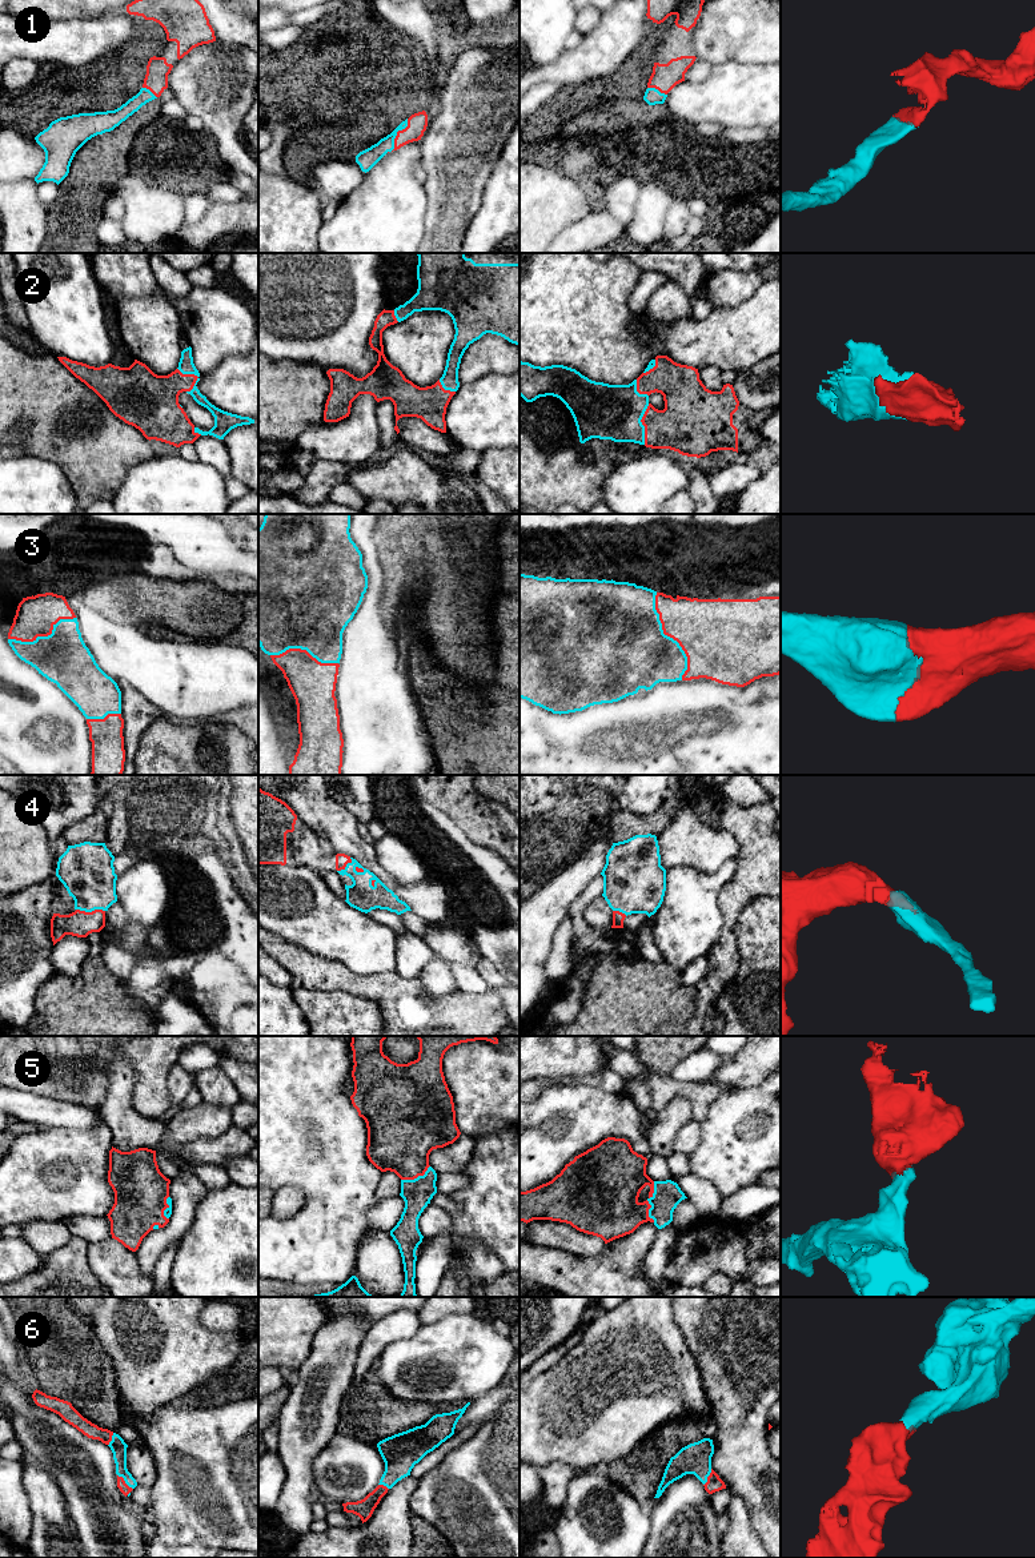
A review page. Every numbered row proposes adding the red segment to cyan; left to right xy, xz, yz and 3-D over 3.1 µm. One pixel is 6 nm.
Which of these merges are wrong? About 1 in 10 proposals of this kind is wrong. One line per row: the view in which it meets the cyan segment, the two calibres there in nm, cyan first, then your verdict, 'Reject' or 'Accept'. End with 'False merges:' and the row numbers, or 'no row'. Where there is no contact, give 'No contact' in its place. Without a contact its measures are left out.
1: Touches cyan in xz. Thickness 120 nm (cyan) against 120 nm. Accept
2: Touches cyan in yz. Thickness 340 nm (cyan) against 300 nm. Accept
3: Touches cyan in yz. Thickness 460 nm (cyan) against 400 nm. Accept
4: Touches cyan in xy. Thickness 320 nm (cyan) against 160 nm. Accept
5: Touches cyan in yz. Thickness 170 nm (cyan) against 380 nm. Accept
6: Touches cyan in xy. Thickness 100 nm (cyan) against 60 nm. Accept
False merges: no row

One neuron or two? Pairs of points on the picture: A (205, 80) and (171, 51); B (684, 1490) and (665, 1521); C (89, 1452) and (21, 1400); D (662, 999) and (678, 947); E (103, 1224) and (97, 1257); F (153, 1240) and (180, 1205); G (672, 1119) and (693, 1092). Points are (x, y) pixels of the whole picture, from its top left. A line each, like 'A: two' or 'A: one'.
A: two
B: one
C: one
D: two
E: two
F: one
G: two

